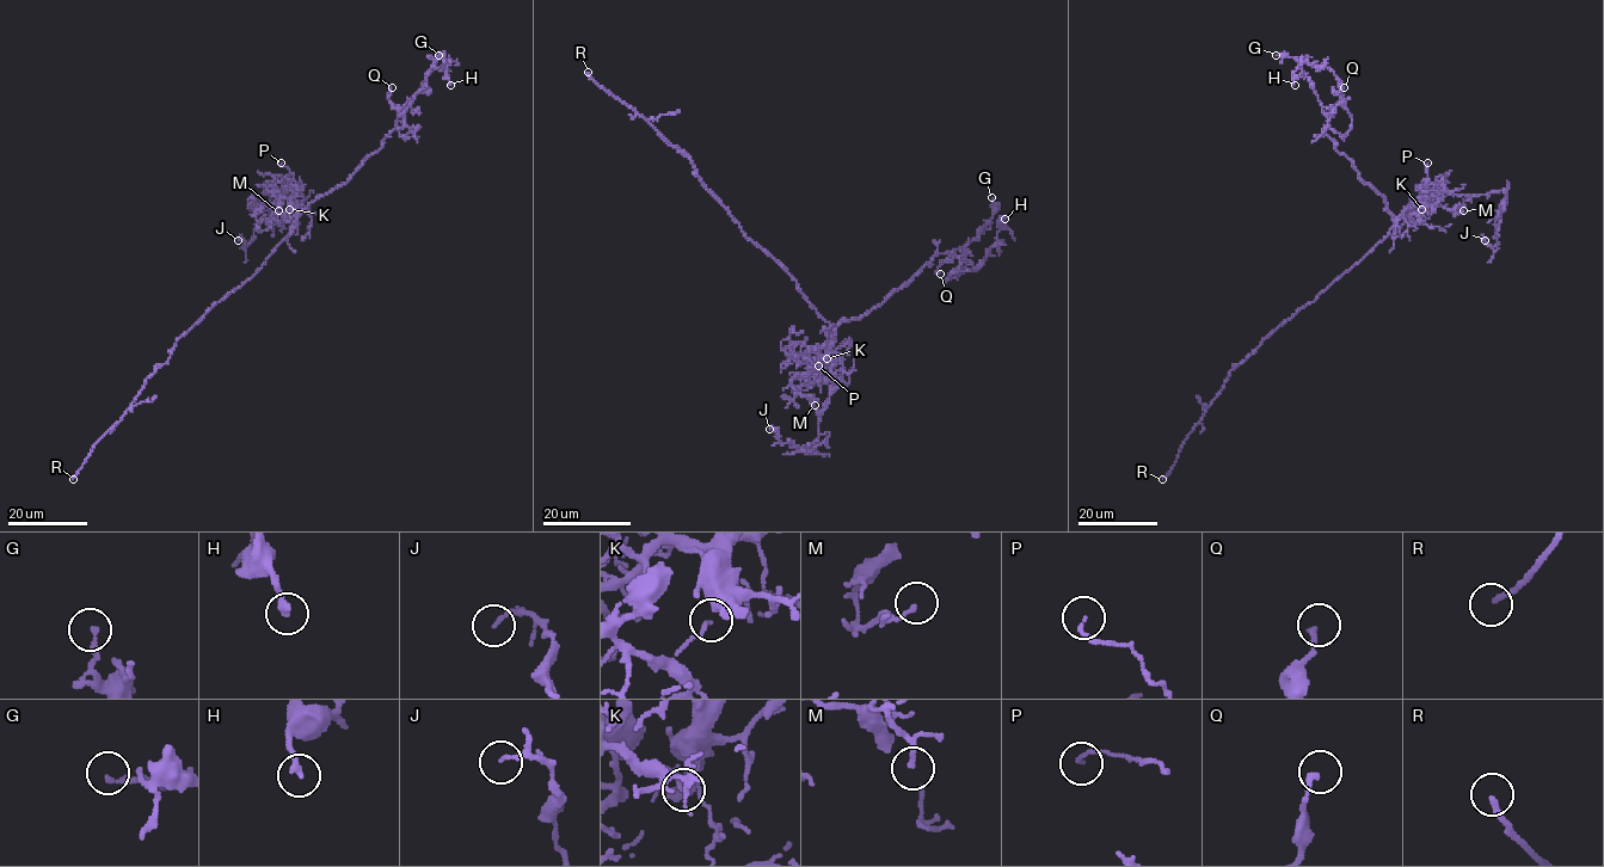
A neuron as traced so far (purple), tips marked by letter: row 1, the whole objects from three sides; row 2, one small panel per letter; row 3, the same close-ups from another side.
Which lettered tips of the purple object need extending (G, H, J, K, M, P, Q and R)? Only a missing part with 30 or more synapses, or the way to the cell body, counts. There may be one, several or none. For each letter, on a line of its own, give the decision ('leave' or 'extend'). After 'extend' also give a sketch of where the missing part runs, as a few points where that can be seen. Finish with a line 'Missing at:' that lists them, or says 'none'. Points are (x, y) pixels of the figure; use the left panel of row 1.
G: leave
H: leave
J: leave
K: leave
M: leave
P: leave
Q: leave
R: extend; missing branch runs (73, 479), (51, 471), (40, 478), (40, 483)
Missing at: R

